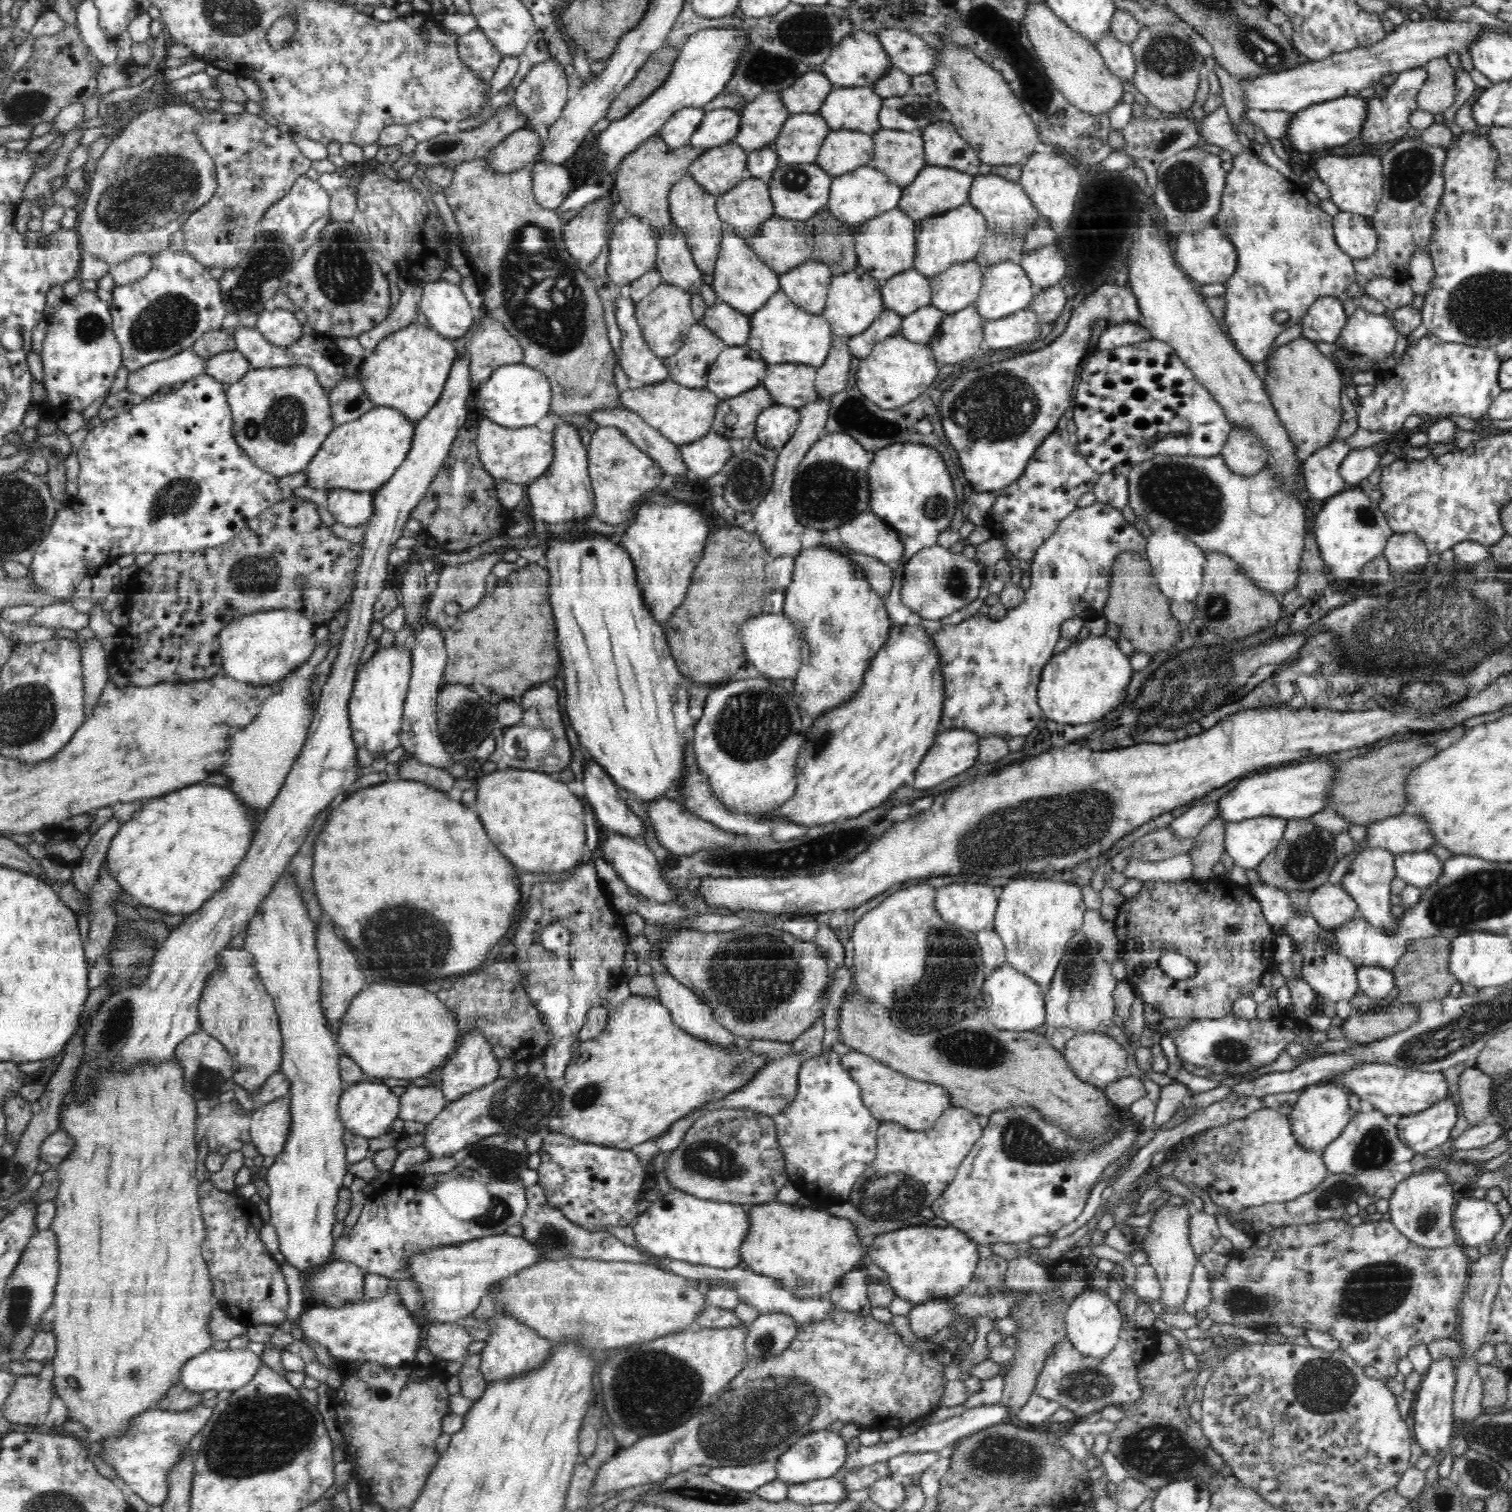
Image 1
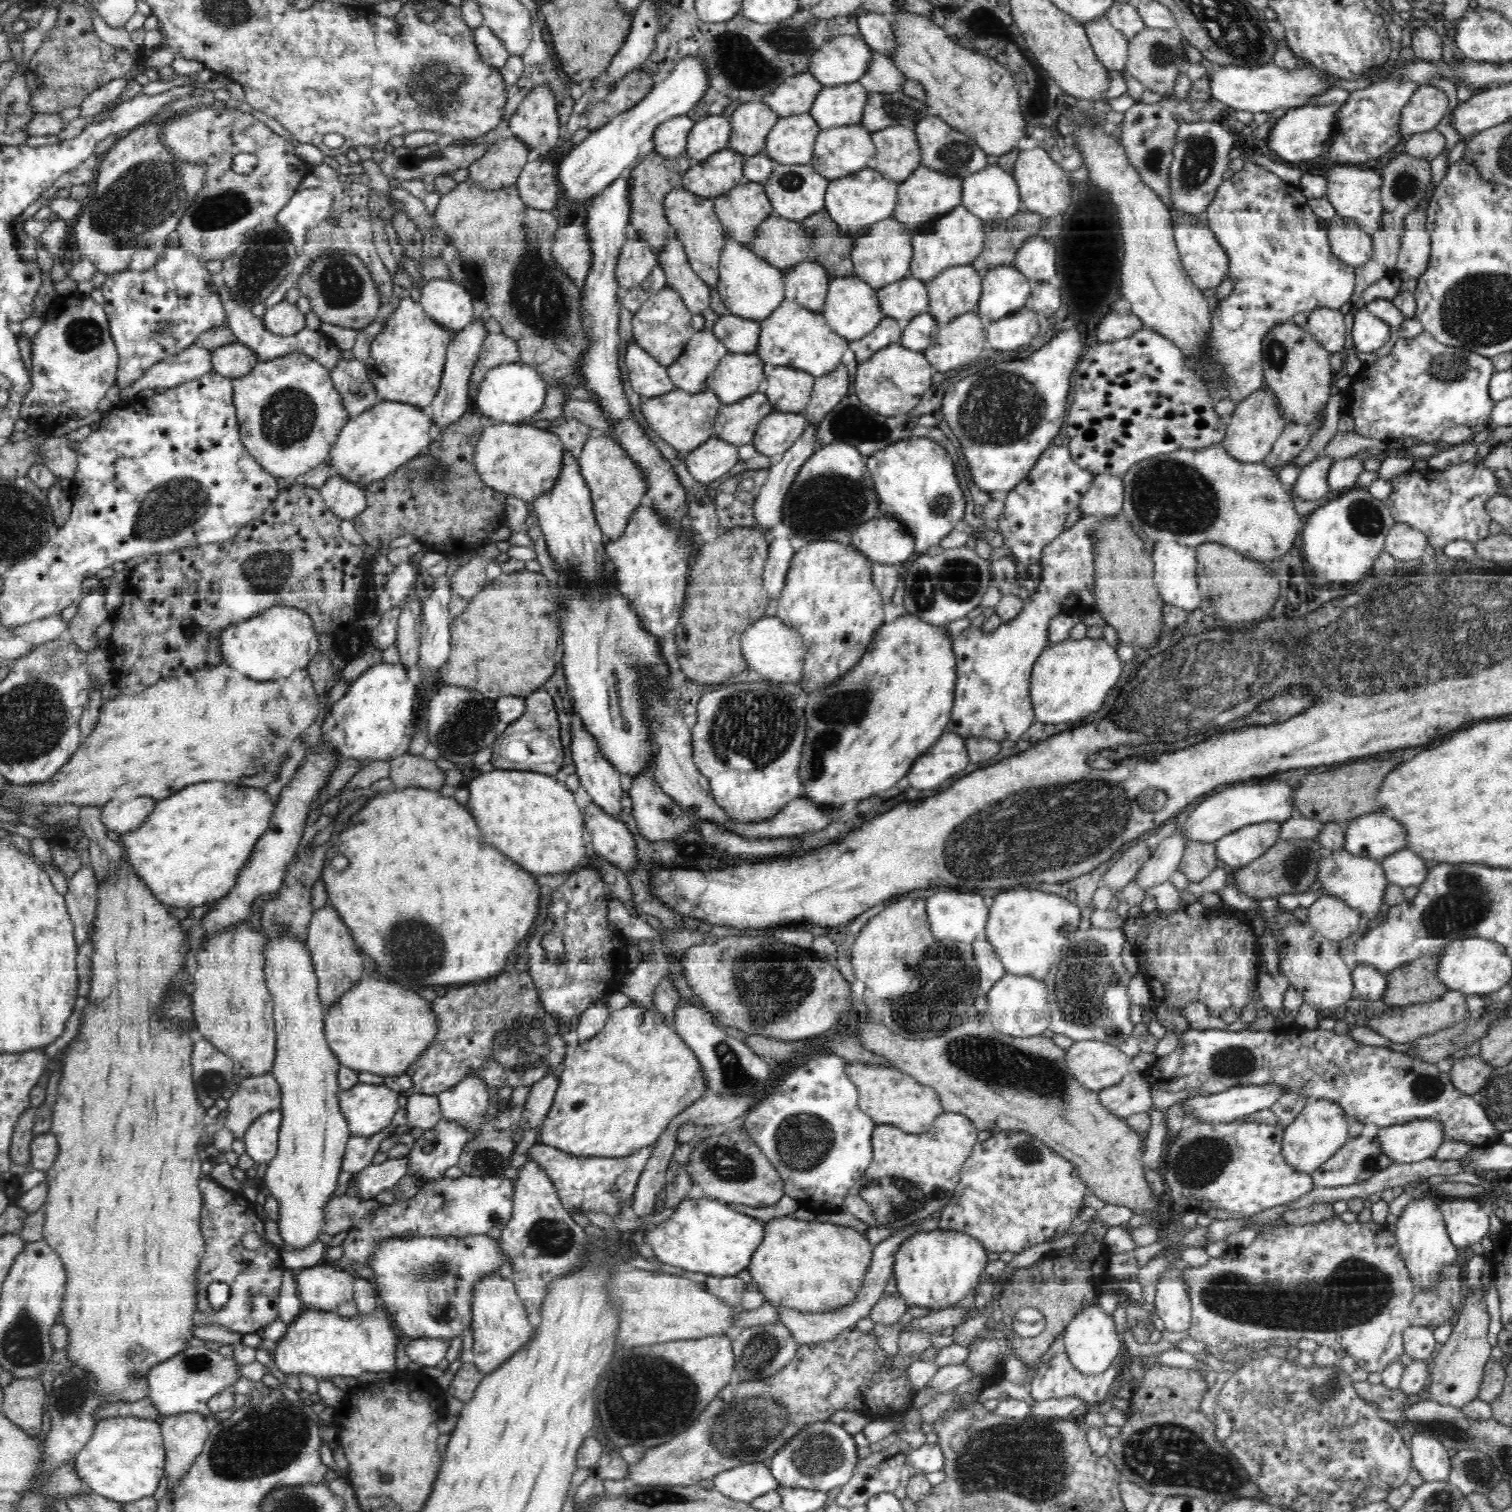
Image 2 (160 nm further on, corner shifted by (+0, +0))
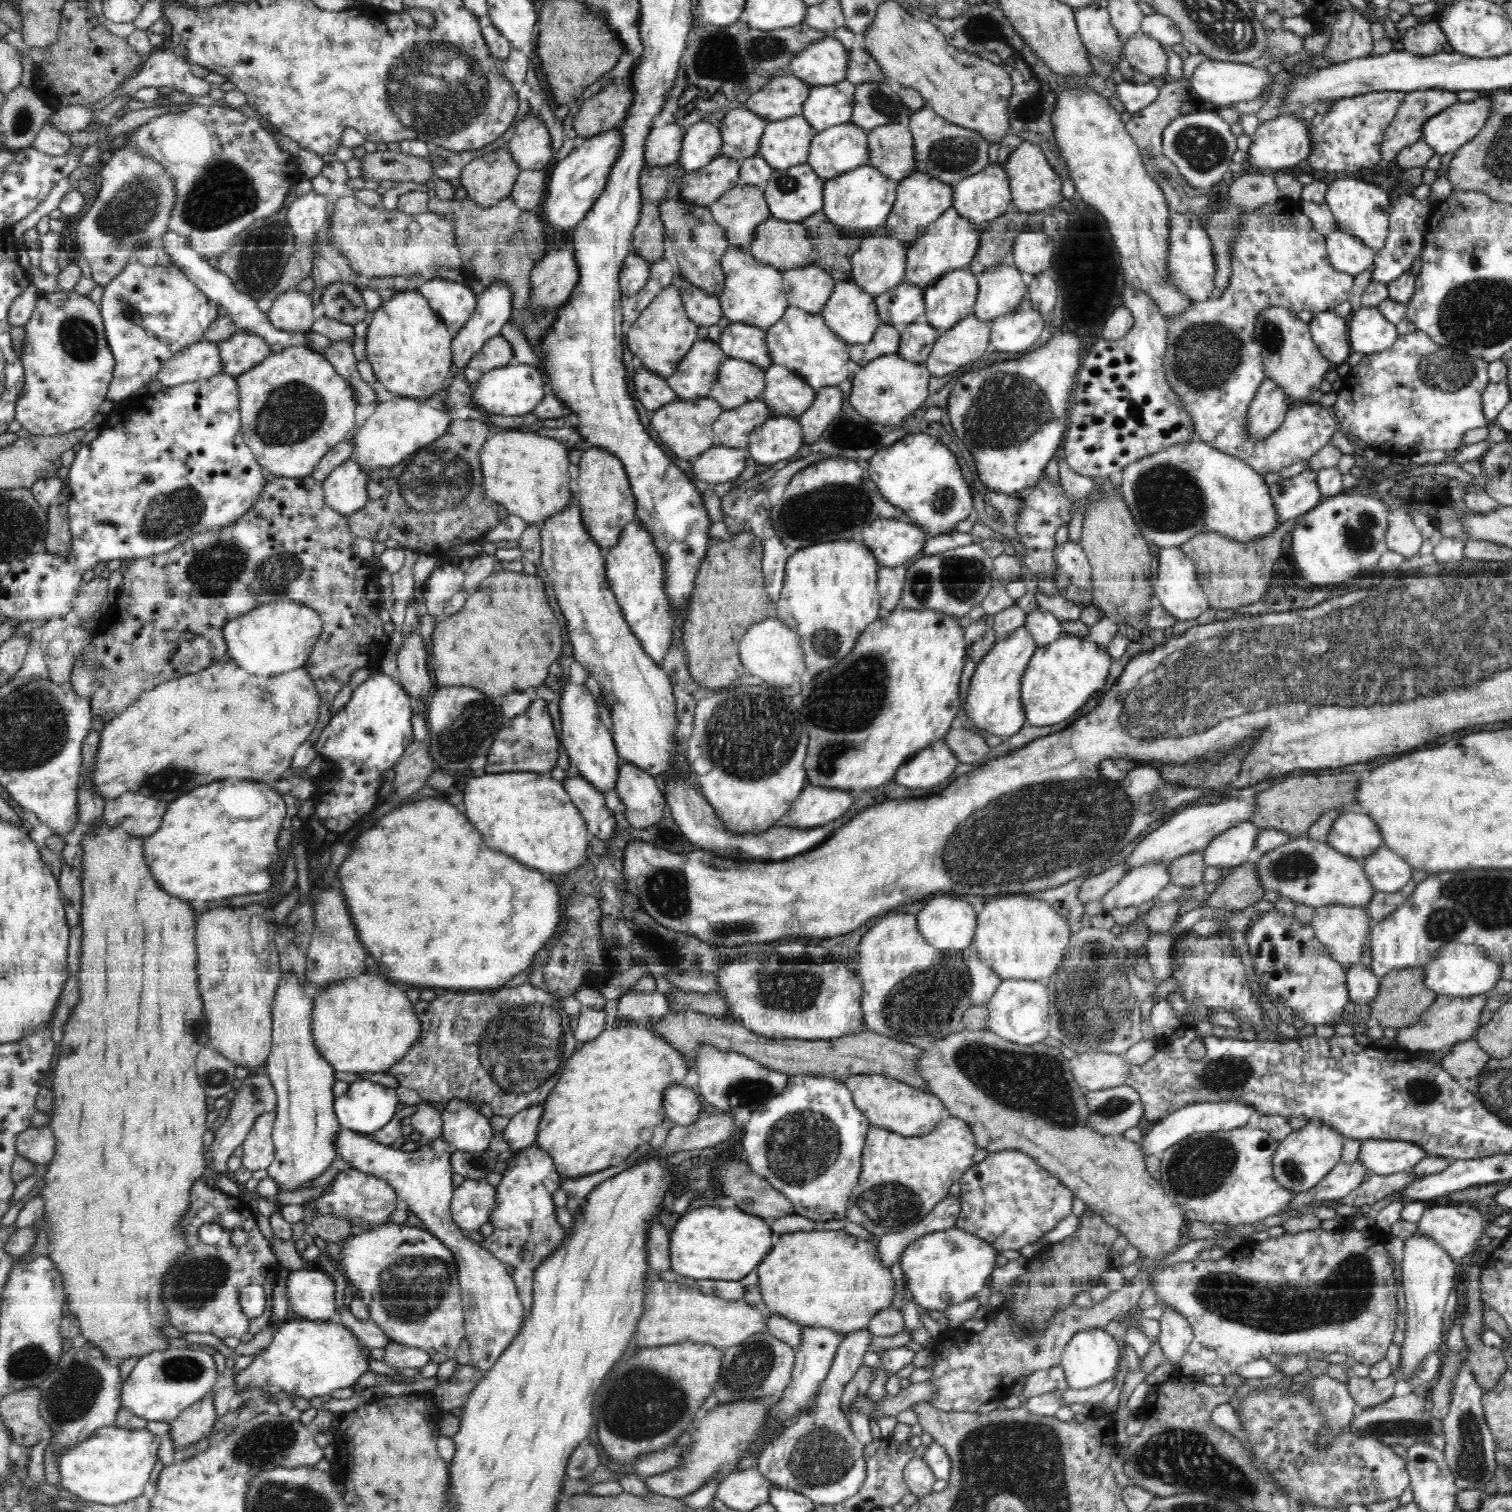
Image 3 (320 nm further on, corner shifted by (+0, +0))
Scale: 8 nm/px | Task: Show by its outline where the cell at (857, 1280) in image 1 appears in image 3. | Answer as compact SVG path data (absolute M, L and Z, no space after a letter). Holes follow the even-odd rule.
M868 1328L850 1332L839 1344L833 1365L829 1374L819 1389L814 1406L809 1412L802 1412L797 1420L789 1427L786 1427L778 1436L773 1439L760 1453L757 1461L757 1468L760 1474L764 1475L773 1486L794 1490L798 1494L807 1496L816 1506L834 1505L844 1502L846 1498L854 1496L866 1478L866 1458L864 1457L864 1444L860 1443L852 1432L849 1417L840 1409L840 1398L845 1386L854 1378L858 1368L863 1365L863 1356L868 1352L873 1334Z

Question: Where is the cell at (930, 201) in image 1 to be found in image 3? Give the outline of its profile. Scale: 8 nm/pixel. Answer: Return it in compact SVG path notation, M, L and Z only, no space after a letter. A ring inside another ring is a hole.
M915 171L909 177L899 181L896 198L884 224L883 234L891 235L892 238L900 239L905 244L916 240L926 228L934 222L945 210L953 206L952 185L940 182L940 179L932 178L931 175Z

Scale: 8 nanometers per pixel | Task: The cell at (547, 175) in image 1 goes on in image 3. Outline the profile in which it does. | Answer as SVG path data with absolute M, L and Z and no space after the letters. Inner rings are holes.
M522 170L518 173L510 196L522 210L534 210L547 192L546 174L543 170Z

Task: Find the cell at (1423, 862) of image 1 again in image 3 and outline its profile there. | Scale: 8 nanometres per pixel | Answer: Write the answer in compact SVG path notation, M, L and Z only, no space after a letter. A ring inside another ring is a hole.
M1386 845L1360 859L1374 891L1399 892L1412 879L1412 867Z

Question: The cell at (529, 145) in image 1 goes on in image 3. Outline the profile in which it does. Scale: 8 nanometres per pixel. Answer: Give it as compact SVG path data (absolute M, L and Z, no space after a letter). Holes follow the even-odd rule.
M508 146L469 162L458 179L467 196L488 207L508 197L521 170L512 160Z

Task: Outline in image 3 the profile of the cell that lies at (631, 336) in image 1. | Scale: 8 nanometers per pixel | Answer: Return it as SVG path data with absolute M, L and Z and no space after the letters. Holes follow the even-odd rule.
M636 363L633 380L636 396L648 412L655 412L678 399L666 378L646 370L641 363Z

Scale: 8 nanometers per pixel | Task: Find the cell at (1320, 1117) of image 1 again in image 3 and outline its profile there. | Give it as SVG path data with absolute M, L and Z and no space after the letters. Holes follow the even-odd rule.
M1308 1119L1304 1128L1293 1131L1279 1143L1272 1159L1275 1181L1284 1190L1295 1191L1296 1195L1308 1192L1340 1161L1343 1140L1343 1134L1335 1127L1328 1126L1319 1119Z

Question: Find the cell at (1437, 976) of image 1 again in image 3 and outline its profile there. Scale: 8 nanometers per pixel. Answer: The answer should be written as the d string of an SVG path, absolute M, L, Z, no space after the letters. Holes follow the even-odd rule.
M1422 966L1392 970L1381 977L1381 985L1376 998L1369 1003L1372 1018L1378 1020L1381 1028L1401 1028L1418 1022L1425 1010L1435 1001L1437 994L1424 984L1425 972Z

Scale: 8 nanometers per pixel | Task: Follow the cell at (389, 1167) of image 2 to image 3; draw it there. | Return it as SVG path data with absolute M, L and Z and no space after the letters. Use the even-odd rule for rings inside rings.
M348 1170L338 1171L332 1181L329 1182L327 1191L322 1192L318 1198L306 1201L317 1215L327 1214L328 1216L337 1216L345 1218L353 1227L362 1228L364 1224L371 1224L374 1227L386 1225L388 1216L396 1210L397 1194L386 1179L378 1175L368 1174L366 1171Z

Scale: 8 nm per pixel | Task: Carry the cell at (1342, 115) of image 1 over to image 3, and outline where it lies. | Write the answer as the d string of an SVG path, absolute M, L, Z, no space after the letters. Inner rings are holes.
M1289 114L1288 116L1278 116L1260 123L1255 130L1247 151L1250 163L1248 171L1270 173L1296 166L1301 160L1308 158L1312 149L1314 149L1314 142L1310 148L1310 126L1306 122Z

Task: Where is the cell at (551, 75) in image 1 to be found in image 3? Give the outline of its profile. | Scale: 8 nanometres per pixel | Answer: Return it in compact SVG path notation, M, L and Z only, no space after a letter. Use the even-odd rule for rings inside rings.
M533 114L518 122L508 149L521 171L543 170L555 152L546 125Z

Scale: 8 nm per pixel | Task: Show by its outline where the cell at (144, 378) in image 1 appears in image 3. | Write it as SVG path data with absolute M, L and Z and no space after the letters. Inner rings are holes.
M200 341L175 353L160 368L156 378L164 387L175 387L185 382L206 380L222 370L224 365L217 344Z

